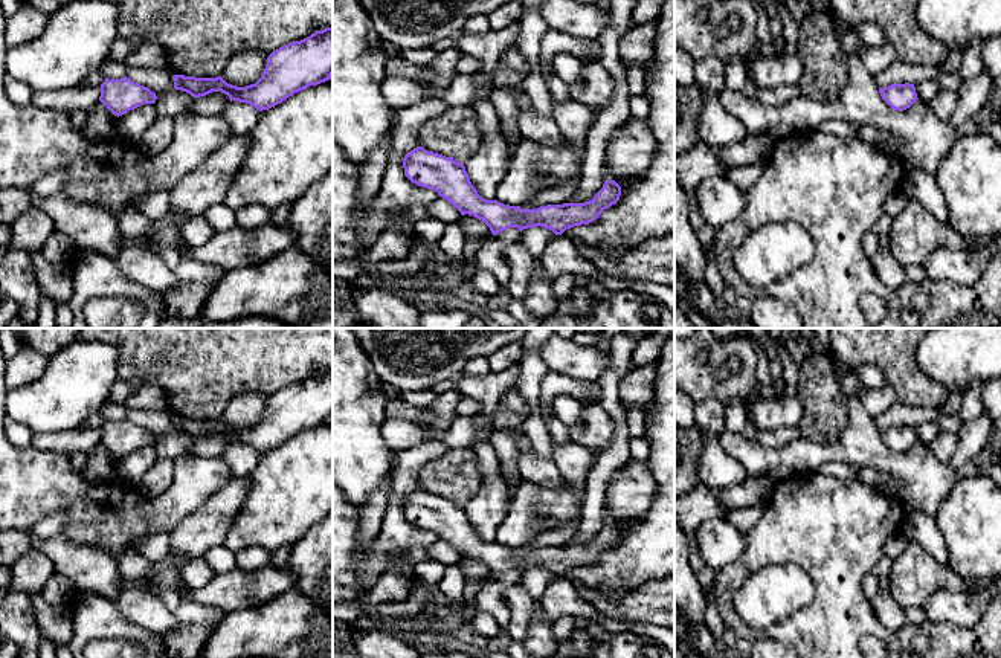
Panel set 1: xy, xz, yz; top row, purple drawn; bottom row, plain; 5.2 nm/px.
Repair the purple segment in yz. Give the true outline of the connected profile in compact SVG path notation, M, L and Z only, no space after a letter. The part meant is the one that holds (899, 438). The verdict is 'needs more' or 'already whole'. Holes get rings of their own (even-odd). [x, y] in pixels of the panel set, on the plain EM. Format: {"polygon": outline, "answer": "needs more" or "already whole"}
{"polygon": "M891 426L879 431L882 441L894 452L903 453L909 450L919 440L914 426Z", "answer": "already whole"}

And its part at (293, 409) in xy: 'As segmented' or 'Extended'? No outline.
As segmented

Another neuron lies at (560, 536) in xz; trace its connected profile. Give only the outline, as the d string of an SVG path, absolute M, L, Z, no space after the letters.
M580 516L563 524L555 530L542 531L529 545L522 547L522 551L537 551L546 547L563 547L577 534L580 528Z

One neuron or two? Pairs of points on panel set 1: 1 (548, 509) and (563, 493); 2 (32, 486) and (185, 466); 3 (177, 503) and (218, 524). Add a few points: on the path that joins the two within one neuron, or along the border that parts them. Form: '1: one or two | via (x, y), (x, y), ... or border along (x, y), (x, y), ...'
1: one | via (551, 506), (560, 496)
2: one | via (75, 496), (102, 516), (148, 515), (160, 509)
3: two | border along (222, 489), (188, 513), (170, 533)

